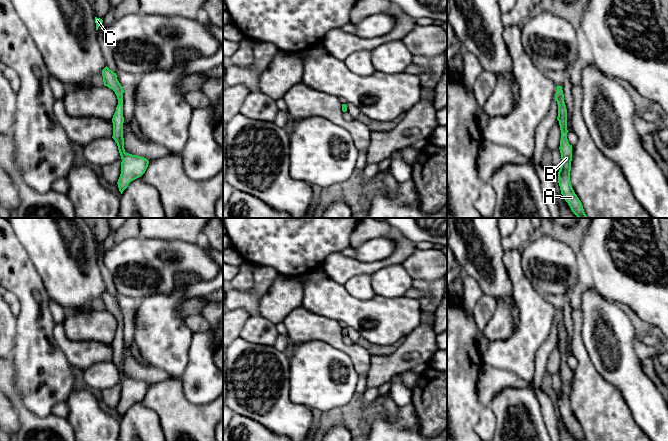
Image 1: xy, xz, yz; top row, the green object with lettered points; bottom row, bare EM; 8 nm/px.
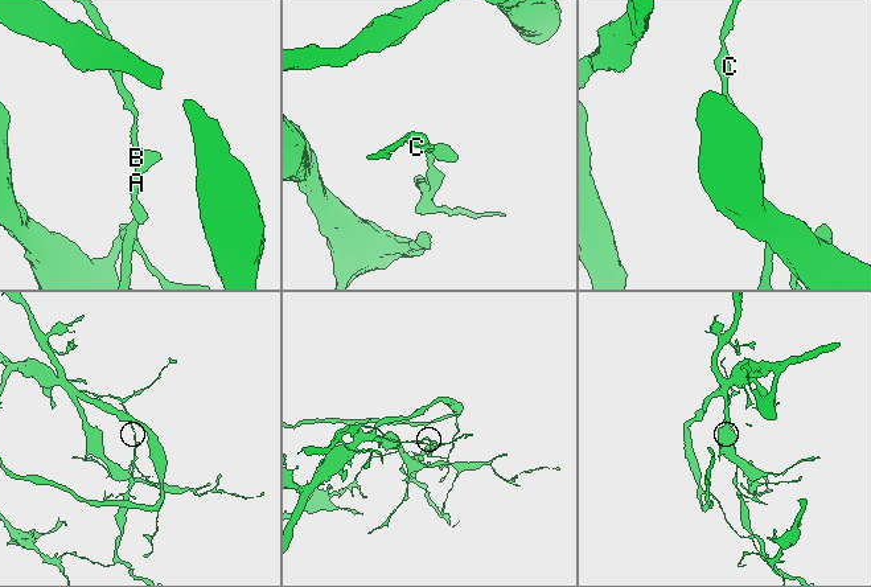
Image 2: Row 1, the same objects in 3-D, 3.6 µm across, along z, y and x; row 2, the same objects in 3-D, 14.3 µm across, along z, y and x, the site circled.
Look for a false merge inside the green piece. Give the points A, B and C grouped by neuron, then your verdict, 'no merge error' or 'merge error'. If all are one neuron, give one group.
A B / C; merge error

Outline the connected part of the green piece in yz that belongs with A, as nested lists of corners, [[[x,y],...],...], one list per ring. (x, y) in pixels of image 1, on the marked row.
[[[561,103],[558,106],[558,118],[561,130],[561,140],[559,149],[562,159],[561,167],[558,172],[558,183],[560,186],[561,194],[570,206],[572,212],[578,218],[587,218],[582,203],[575,194],[570,181],[572,145],[569,144],[567,139],[567,109],[564,103]]]

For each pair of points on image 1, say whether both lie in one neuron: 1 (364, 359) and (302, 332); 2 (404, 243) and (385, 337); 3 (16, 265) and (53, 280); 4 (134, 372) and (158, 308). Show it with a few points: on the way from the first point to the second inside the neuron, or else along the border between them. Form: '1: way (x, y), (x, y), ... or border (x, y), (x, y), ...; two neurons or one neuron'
1: way (349, 349), (343, 347), (328, 332), (317, 332); one neuron
2: way (375, 266), (341, 280), (341, 294), (361, 314); one neuron
3: border (26, 253), (48, 295); two neurons
4: border (141, 360), (163, 369); two neurons

